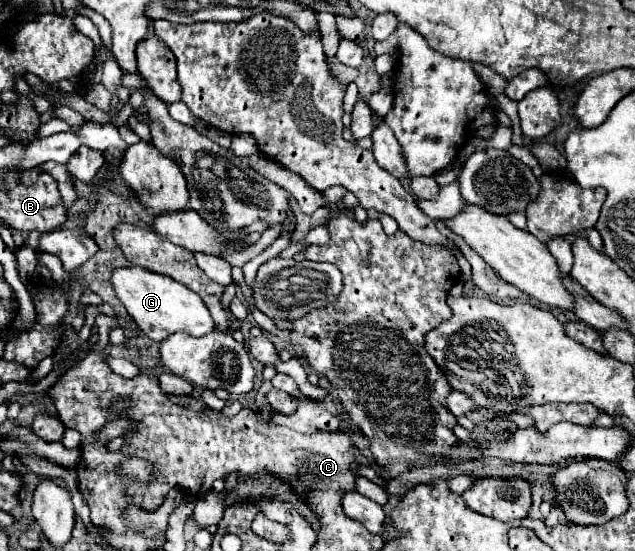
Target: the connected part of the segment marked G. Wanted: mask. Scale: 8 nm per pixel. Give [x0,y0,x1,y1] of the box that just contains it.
[110,266,214,342]

